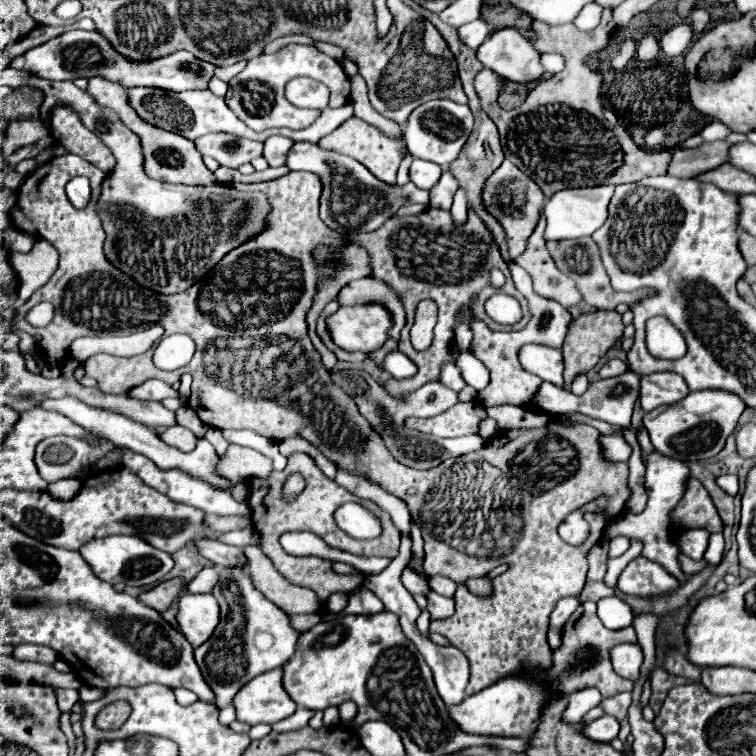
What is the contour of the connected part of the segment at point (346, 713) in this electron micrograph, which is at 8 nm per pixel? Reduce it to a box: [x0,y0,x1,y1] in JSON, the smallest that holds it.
[339,701,358,722]

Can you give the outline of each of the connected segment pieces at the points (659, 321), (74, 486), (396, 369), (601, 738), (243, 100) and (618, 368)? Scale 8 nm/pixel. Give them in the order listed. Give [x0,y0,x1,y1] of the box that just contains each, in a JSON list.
[[646,317,688,359],[46,479,82,501],[382,351,416,379],[582,715,618,743],[226,45,350,131],[598,359,628,377]]

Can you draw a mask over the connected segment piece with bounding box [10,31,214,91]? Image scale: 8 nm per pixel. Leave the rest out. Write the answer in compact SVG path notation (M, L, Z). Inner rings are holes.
M66 31L18 57L10 63L12 69L22 69L32 75L38 75L42 79L54 79L54 81L74 81L78 77L104 77L112 83L120 83L124 87L158 87L158 89L170 89L170 91L186 91L186 89L208 89L208 83L214 75L214 65L194 57L188 51L176 51L172 55L154 59L154 61L132 61L124 55L120 55L108 39L104 39L98 31Z

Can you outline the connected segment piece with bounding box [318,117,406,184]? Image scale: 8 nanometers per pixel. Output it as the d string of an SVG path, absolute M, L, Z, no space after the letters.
M350 117L336 131L322 137L318 141L318 145L322 149L330 149L330 151L336 151L340 155L354 157L356 161L360 161L378 179L390 184L394 184L394 181L396 181L398 165L400 165L400 161L402 161L402 157L406 153L406 147L404 147L402 141L394 141L394 139L382 135L378 129L374 129L372 125L368 125L368 123L364 123L364 121L356 119L356 117Z

